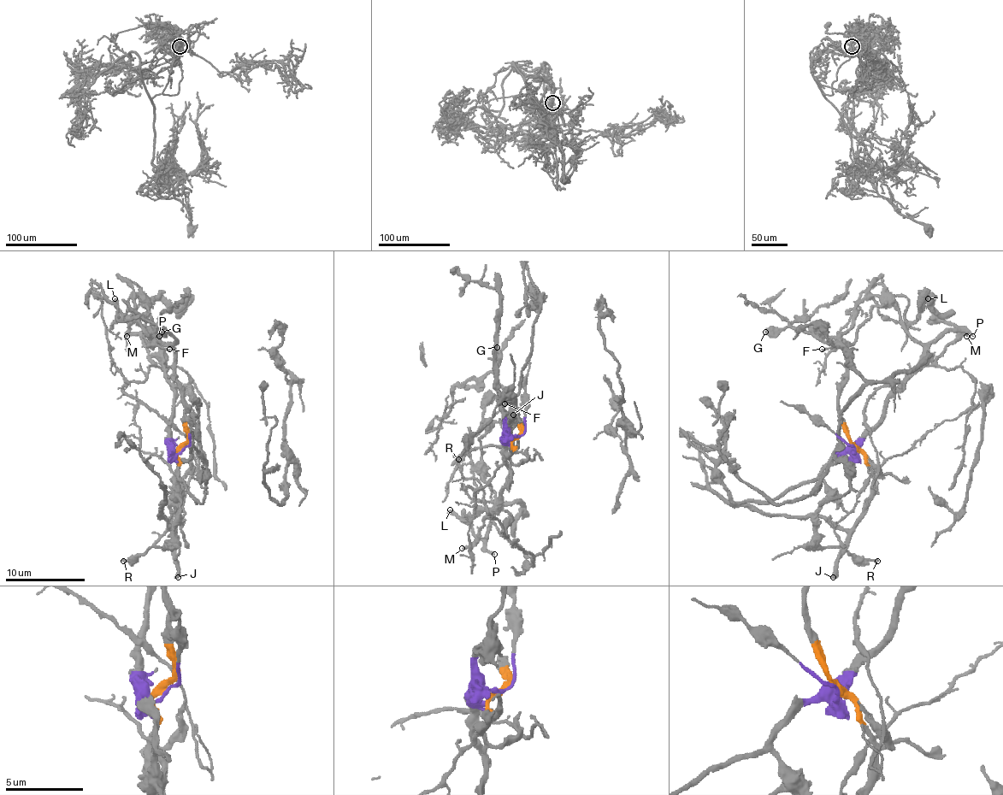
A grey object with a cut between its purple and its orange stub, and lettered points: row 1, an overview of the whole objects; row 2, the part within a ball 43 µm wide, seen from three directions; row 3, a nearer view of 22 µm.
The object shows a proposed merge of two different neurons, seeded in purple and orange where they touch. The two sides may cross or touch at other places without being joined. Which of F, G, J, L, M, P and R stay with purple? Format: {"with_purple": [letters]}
{"with_purple": ["F", "L", "M", "P", "R"]}

